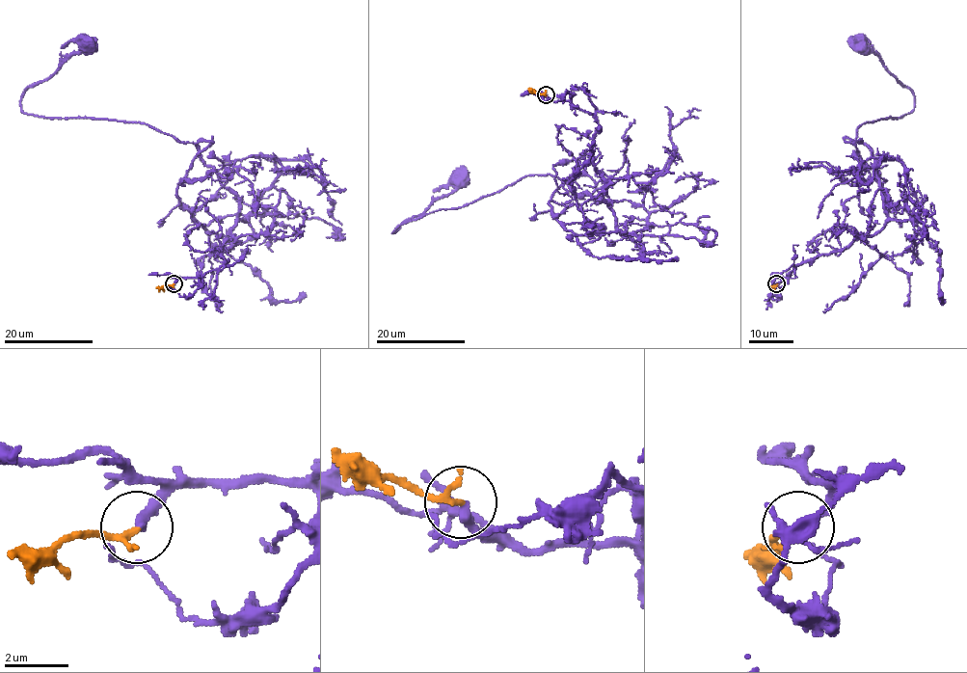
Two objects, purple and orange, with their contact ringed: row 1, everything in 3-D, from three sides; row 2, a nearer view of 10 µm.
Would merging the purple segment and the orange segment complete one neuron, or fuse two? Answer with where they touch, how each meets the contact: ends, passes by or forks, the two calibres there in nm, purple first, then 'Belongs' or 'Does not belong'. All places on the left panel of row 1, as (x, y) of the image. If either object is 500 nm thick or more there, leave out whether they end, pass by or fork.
Place: (174, 283). At the ring purple passes by. At the ring orange passes by. Thickness 200 nm (purple) against 150 nm. Belongs

